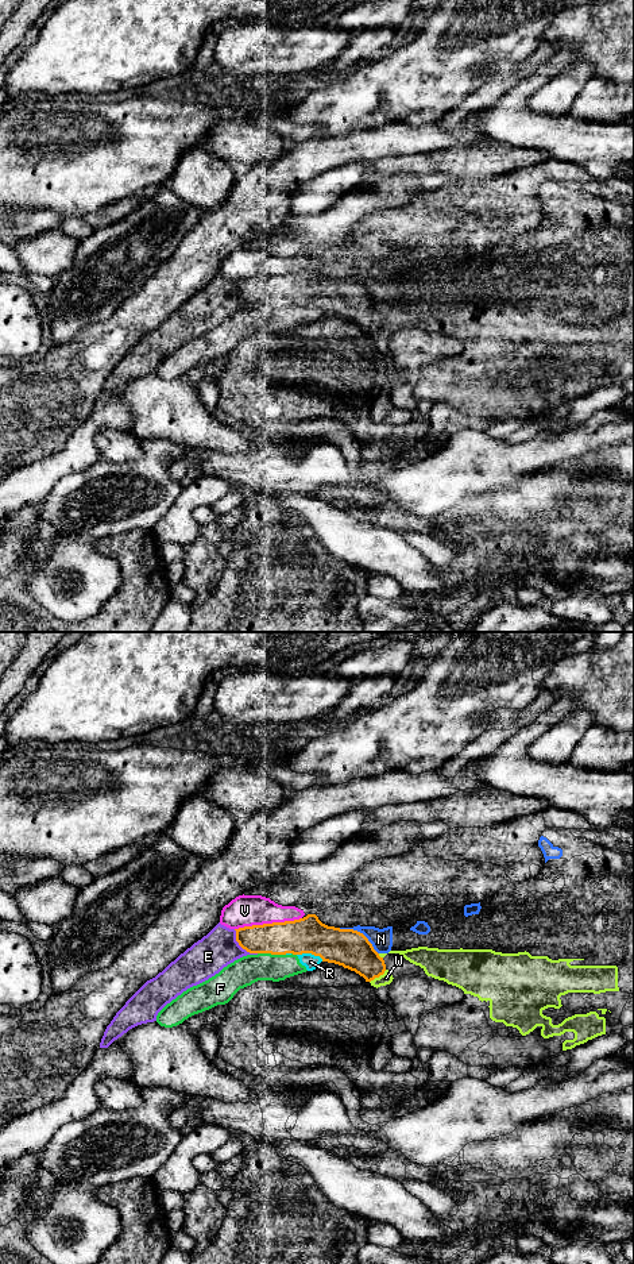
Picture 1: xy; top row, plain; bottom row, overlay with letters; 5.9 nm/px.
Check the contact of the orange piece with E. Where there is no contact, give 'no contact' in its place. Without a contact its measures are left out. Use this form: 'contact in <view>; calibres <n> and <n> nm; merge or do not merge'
contact in xy; calibres 190 and 220 nm; do not merge

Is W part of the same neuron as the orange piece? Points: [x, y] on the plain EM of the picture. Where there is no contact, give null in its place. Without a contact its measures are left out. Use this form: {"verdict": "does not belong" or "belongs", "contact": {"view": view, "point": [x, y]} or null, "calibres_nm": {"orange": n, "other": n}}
{"verdict": "does not belong", "contact": {"view": "xy", "point": [378, 328]}, "calibres_nm": {"orange": 220, "other": 70}}

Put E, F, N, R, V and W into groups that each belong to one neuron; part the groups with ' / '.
E / F N R W / V

